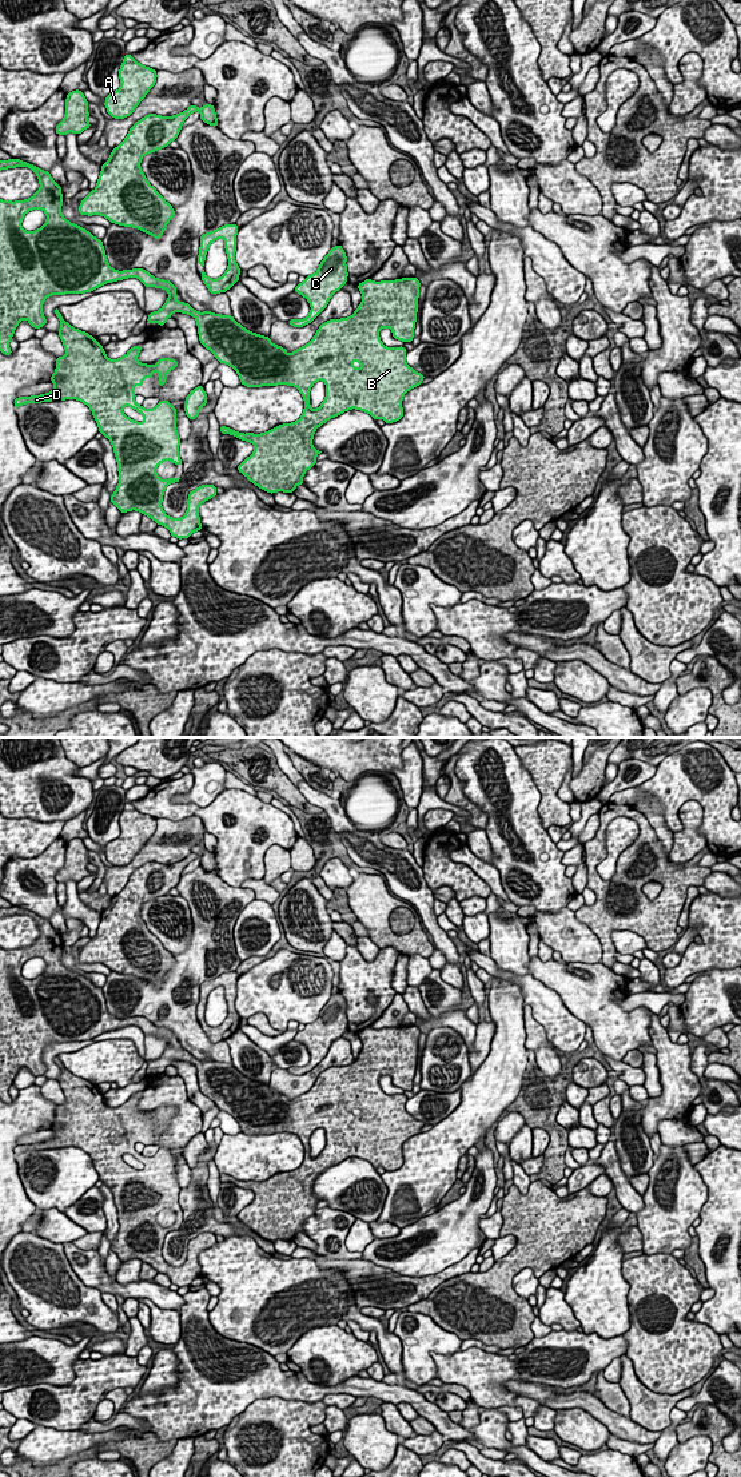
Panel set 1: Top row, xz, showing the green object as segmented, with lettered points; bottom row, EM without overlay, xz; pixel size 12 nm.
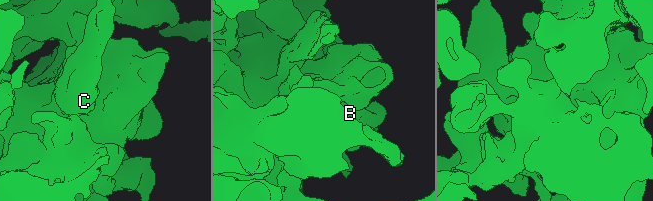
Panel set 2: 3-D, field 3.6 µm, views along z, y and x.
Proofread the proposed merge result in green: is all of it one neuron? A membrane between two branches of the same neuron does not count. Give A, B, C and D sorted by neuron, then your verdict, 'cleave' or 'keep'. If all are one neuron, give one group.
A B C D; keep

